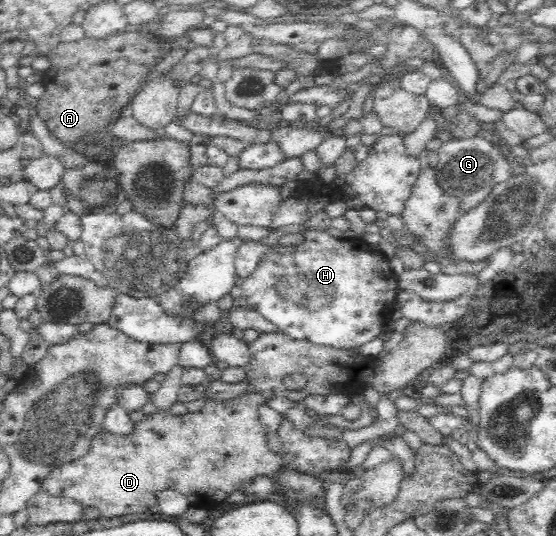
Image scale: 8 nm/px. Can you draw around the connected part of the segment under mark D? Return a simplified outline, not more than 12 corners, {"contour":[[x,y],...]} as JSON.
{"contour":[[258,392],[101,429],[42,488],[103,517],[271,476]]}

